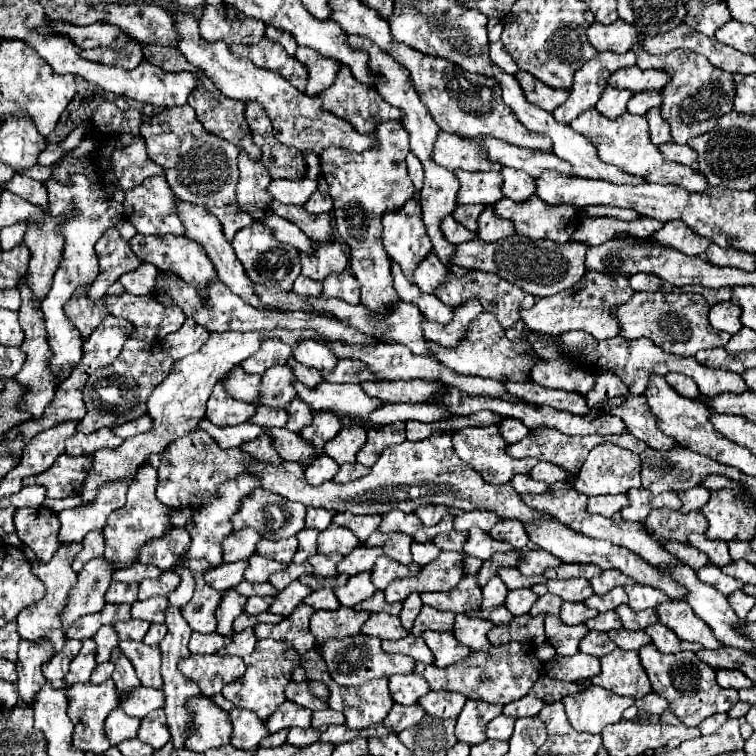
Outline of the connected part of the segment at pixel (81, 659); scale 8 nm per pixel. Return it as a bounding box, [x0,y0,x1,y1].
[66,639,98,683]

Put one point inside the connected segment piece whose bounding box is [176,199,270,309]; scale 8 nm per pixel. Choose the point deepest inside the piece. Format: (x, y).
(201, 226)

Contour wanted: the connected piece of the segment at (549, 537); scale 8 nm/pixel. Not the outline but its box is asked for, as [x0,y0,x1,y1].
[524,519,686,601]

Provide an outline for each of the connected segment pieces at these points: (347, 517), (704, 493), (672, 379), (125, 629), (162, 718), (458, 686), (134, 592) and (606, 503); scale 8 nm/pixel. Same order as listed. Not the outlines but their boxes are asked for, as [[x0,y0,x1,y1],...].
[[332,513,382,543],[678,485,710,513],[666,373,700,399],[114,619,150,641],[138,709,170,749],[414,643,542,705],[106,581,138,603],[588,495,630,517]]

